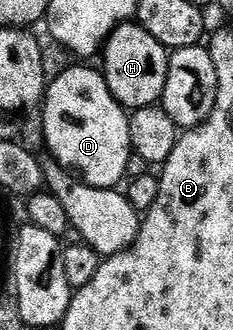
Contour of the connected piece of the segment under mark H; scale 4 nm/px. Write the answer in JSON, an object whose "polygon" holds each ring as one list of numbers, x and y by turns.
{"polygon":[[138,22,118,24,107,37,102,56,101,68,106,75,109,90,124,108,150,108,162,101,171,61,169,49]]}

